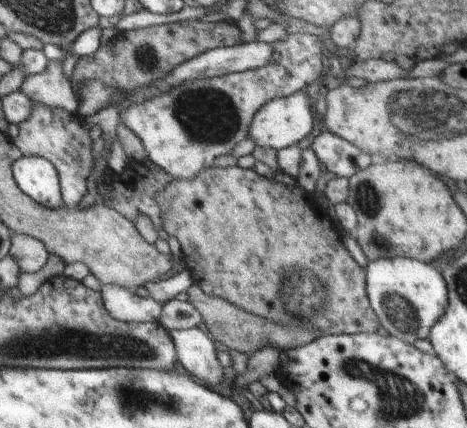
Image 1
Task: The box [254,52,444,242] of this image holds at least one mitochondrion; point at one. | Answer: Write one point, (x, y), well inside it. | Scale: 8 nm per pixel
(367, 200)

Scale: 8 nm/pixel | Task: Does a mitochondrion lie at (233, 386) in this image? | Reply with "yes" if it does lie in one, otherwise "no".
no

